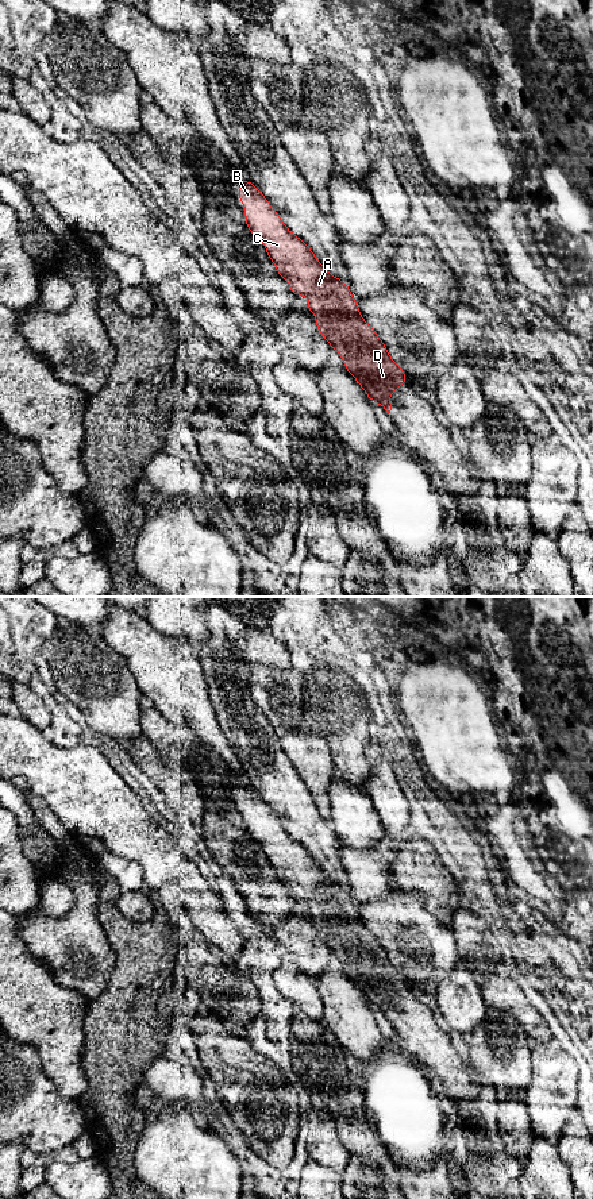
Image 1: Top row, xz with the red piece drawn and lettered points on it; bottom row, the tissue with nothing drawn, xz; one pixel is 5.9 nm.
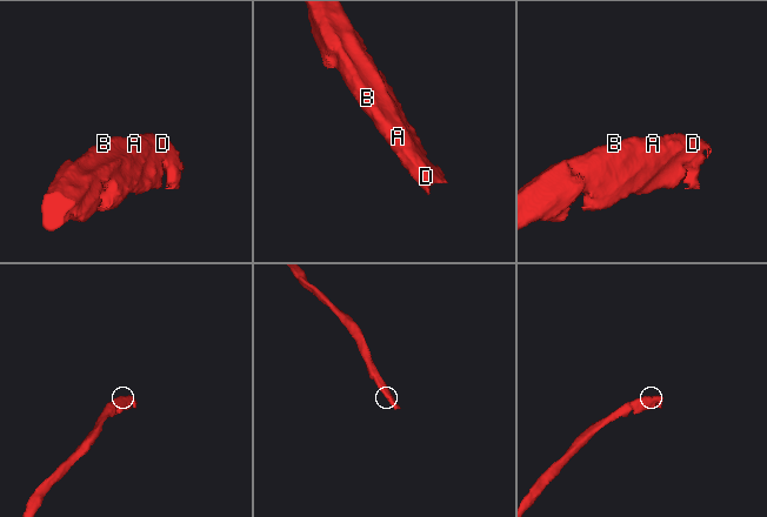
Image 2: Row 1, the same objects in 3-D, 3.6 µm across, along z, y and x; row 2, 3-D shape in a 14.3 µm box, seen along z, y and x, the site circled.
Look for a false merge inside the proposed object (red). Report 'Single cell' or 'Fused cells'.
Single cell

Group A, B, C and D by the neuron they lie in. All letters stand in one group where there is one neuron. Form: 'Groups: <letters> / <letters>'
Groups: A B C D

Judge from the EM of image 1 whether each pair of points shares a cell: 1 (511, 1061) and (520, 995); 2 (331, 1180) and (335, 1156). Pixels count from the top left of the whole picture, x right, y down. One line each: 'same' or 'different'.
1: different
2: different

